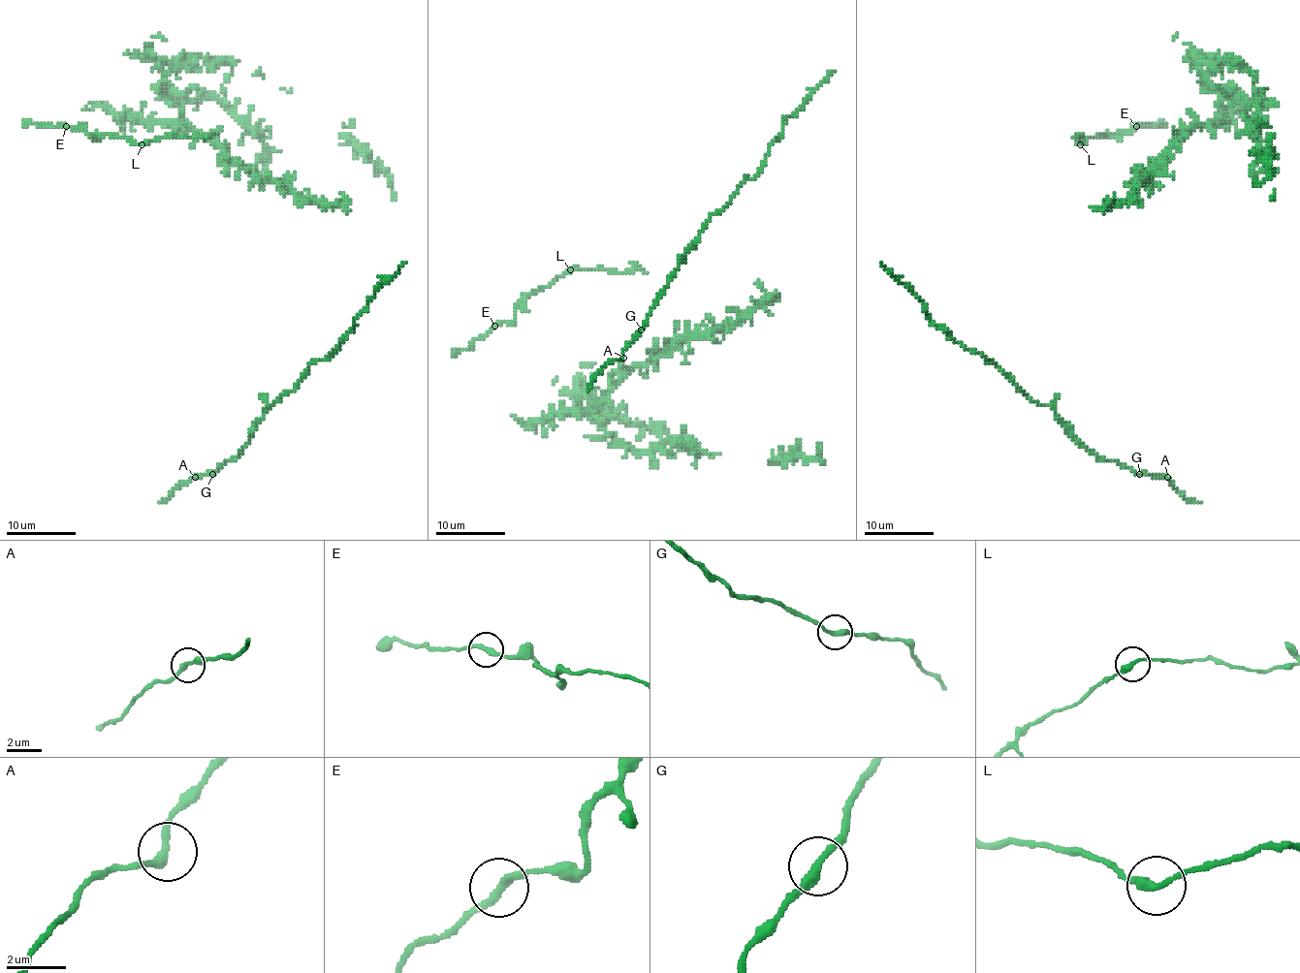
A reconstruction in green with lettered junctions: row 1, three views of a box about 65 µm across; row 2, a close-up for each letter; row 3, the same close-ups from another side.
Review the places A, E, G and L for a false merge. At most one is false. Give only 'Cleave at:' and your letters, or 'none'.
Cleave at: none

